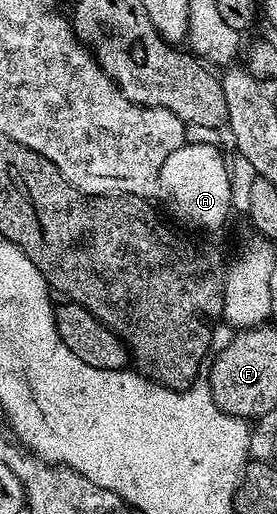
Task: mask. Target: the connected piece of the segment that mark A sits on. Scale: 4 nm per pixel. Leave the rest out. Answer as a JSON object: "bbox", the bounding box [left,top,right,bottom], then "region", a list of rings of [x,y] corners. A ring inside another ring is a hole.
{"bbox":[158,142,232,229],"region":[[[187,142],[168,155],[158,176],[158,195],[173,217],[198,229],[216,229],[232,213],[230,170],[227,160],[208,143]]]}

